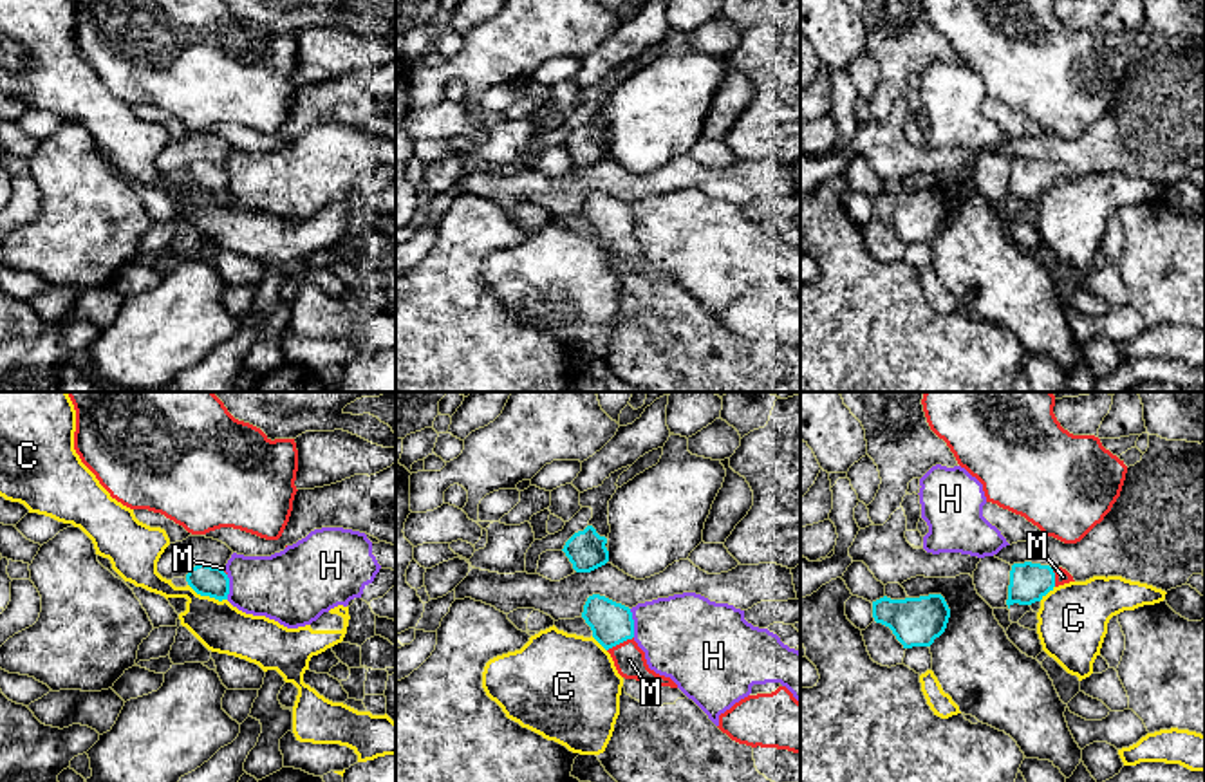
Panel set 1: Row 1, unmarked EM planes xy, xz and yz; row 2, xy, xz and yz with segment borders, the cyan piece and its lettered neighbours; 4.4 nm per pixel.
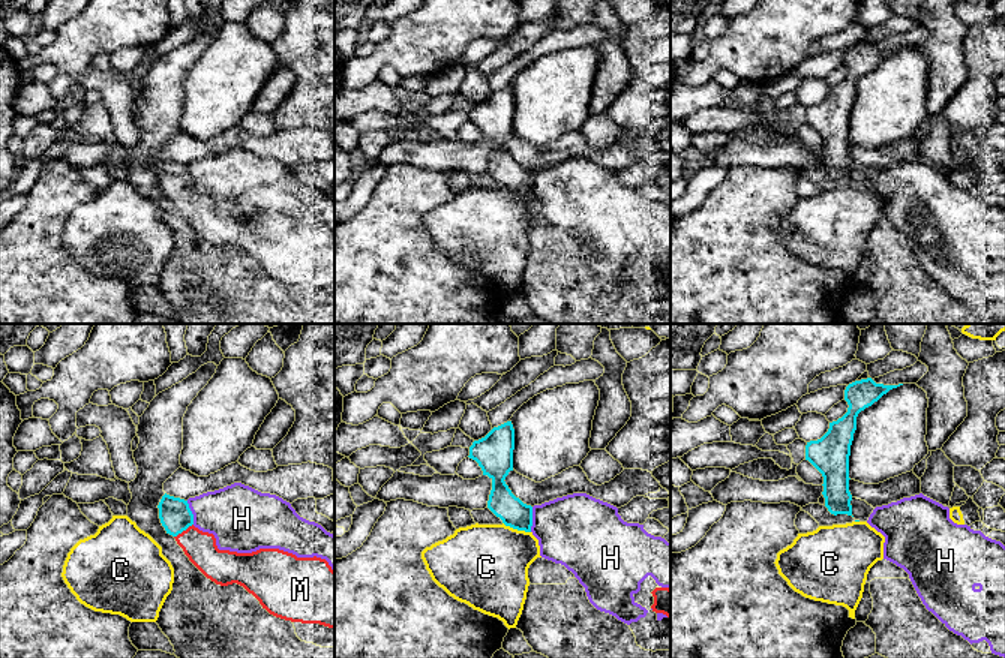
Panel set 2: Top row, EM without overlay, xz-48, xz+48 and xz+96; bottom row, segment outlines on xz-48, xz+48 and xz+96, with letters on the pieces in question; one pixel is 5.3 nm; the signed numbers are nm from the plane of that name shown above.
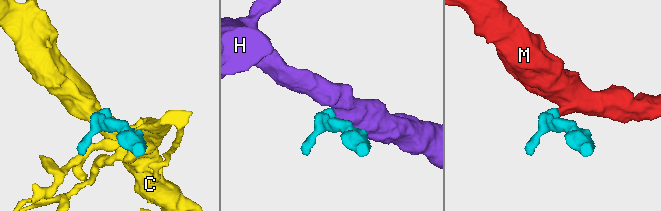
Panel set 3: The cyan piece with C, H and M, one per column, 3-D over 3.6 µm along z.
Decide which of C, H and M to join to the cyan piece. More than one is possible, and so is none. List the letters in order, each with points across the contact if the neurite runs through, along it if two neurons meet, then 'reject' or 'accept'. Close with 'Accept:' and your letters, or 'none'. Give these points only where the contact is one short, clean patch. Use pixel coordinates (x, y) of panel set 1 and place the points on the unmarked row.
C: reject
H: along xz (629, 204), (635, 232) | reject
M: across xz (611, 219), (620, 237), (629, 255) | accept
Accept: M

